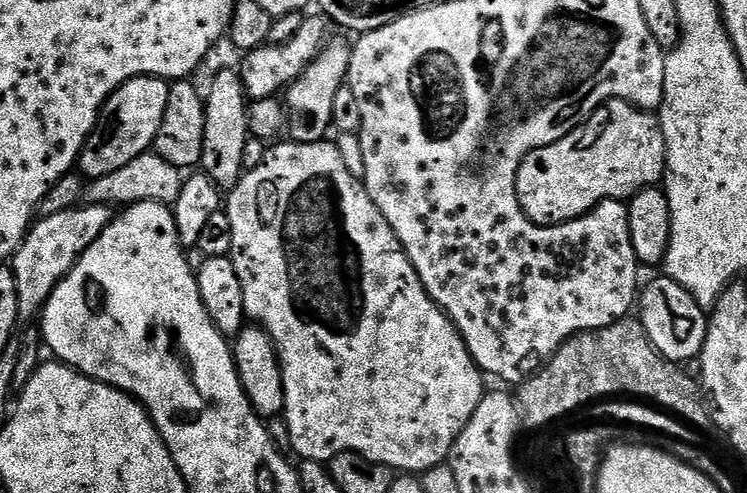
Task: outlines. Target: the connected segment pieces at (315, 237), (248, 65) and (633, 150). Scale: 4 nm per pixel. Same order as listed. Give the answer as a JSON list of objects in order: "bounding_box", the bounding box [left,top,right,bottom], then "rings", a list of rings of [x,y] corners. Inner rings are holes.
[{"bounding_box":[226,143,486,474],"rings":[[[273,143],[260,165],[241,176],[236,187],[227,193],[226,211],[230,226],[234,230],[234,246],[230,259],[234,270],[238,270],[238,282],[242,282],[245,317],[264,329],[264,333],[274,342],[280,359],[282,386],[286,394],[282,415],[286,426],[290,426],[291,451],[297,452],[301,461],[321,462],[333,460],[343,452],[357,452],[367,460],[384,464],[387,468],[399,470],[401,473],[423,474],[426,470],[447,461],[458,434],[462,434],[466,422],[470,422],[474,410],[478,410],[478,402],[482,402],[486,391],[485,373],[481,372],[474,362],[454,322],[434,303],[422,286],[410,258],[404,252],[404,247],[398,242],[394,230],[390,230],[390,222],[386,222],[378,206],[374,206],[361,177],[346,170],[346,162],[342,162],[342,154],[335,143],[284,143]]]},{"bounding_box":[238,14,329,101],"rings":[[[320,14],[315,15],[309,15],[304,19],[298,34],[294,34],[294,38],[290,38],[290,42],[282,44],[269,42],[263,48],[247,53],[241,59],[244,61],[238,64],[238,71],[249,101],[270,98],[271,96],[279,97],[315,62],[316,55],[326,47],[326,41],[329,39],[329,25],[326,23],[325,17]]]},{"bounding_box":[516,100,668,226],"rings":[[[608,100],[598,110],[594,110],[592,115],[589,116],[584,123],[579,124],[570,134],[566,134],[566,138],[562,138],[557,144],[551,144],[550,146],[539,148],[530,154],[526,154],[522,166],[518,166],[516,193],[518,194],[520,209],[524,211],[534,223],[545,226],[562,226],[568,220],[576,220],[579,216],[586,215],[591,208],[598,207],[604,200],[622,200],[627,202],[631,200],[632,197],[637,196],[643,188],[657,187],[657,185],[665,179],[667,167],[668,155],[666,154],[664,135],[660,129],[659,115],[653,114],[651,111],[643,108],[635,108],[633,104],[627,104],[625,100]]]}]

